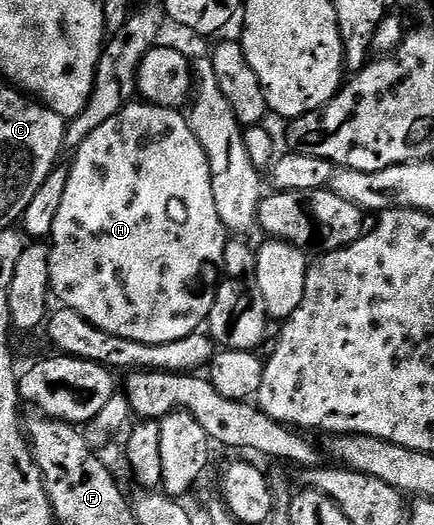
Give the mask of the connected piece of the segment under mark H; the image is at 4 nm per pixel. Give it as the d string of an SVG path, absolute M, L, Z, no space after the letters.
M133 100L118 112L106 124L101 124L80 146L75 147L76 159L68 166L66 193L58 207L58 216L54 216L54 228L50 239L50 278L51 293L61 307L78 312L90 324L122 336L126 340L138 340L142 344L166 344L182 340L197 333L207 323L210 308L214 304L216 288L222 278L222 267L225 265L224 253L230 241L230 231L222 224L218 208L214 204L214 188L210 176L210 164L198 136L194 136L192 125L179 109L171 106L154 106L151 102Z

